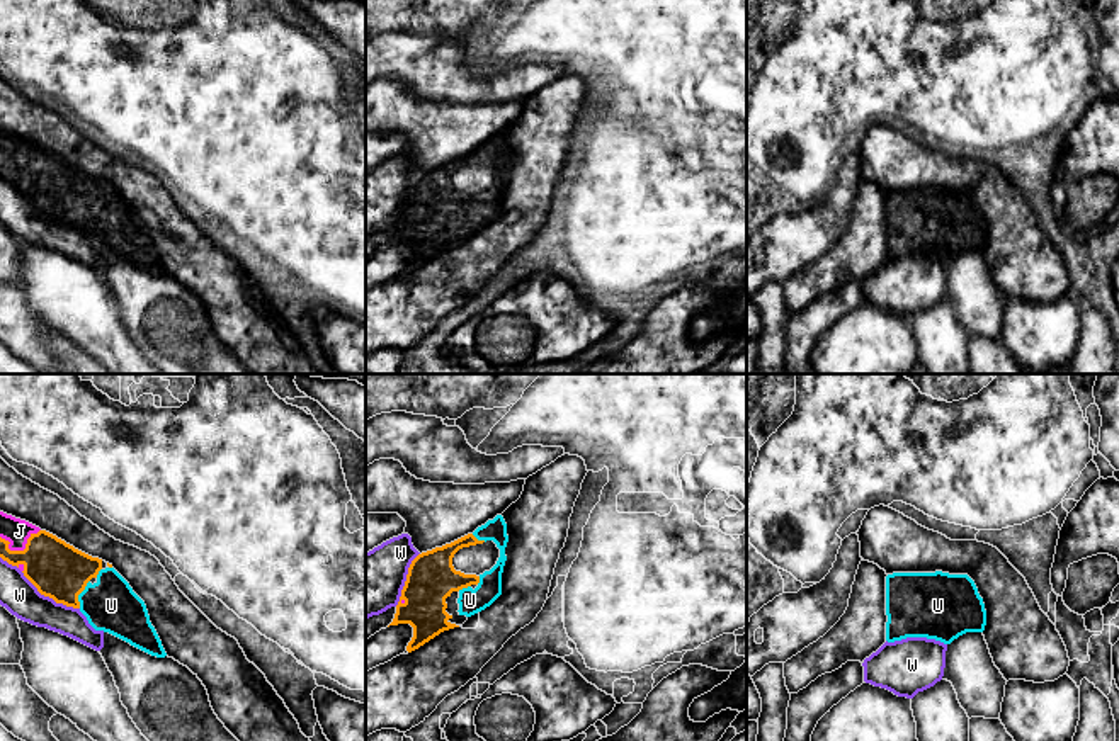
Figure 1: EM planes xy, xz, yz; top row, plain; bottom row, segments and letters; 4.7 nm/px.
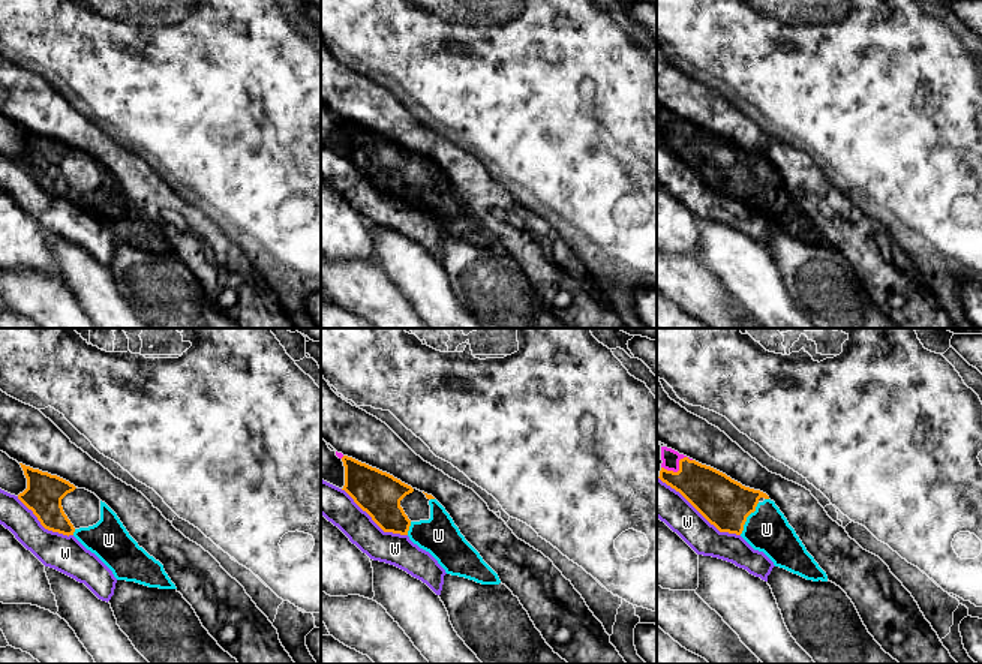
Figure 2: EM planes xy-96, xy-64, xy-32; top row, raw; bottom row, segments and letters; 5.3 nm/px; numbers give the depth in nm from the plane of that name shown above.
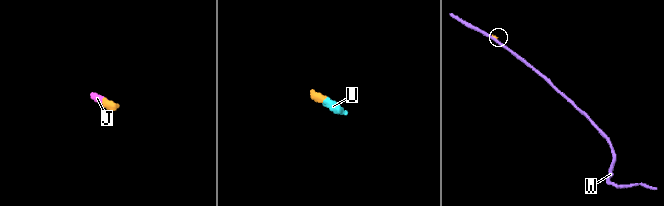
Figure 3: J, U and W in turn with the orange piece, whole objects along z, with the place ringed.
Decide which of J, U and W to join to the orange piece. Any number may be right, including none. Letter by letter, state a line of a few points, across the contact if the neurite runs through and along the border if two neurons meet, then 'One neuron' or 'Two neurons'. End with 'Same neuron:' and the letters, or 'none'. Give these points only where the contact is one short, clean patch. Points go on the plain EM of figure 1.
J: One neuron
U: One neuron
W: Two neurons
Same neuron: J, U

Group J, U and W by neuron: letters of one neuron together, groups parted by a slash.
J U / W

